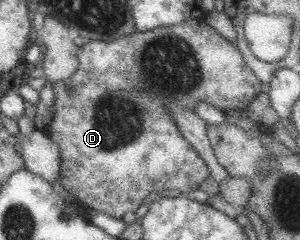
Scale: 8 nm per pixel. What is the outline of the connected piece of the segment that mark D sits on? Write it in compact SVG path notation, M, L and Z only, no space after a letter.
M195 17L177 25L133 31L111 41L86 40L77 48L76 57L78 67L68 83L52 84L53 116L44 132L59 146L59 184L75 197L80 208L101 210L115 219L121 219L126 211L134 212L151 191L186 194L198 189L199 183L210 175L205 162L177 131L167 103L179 103L191 112L199 101L222 112L244 111L266 87L245 65L234 43Z

